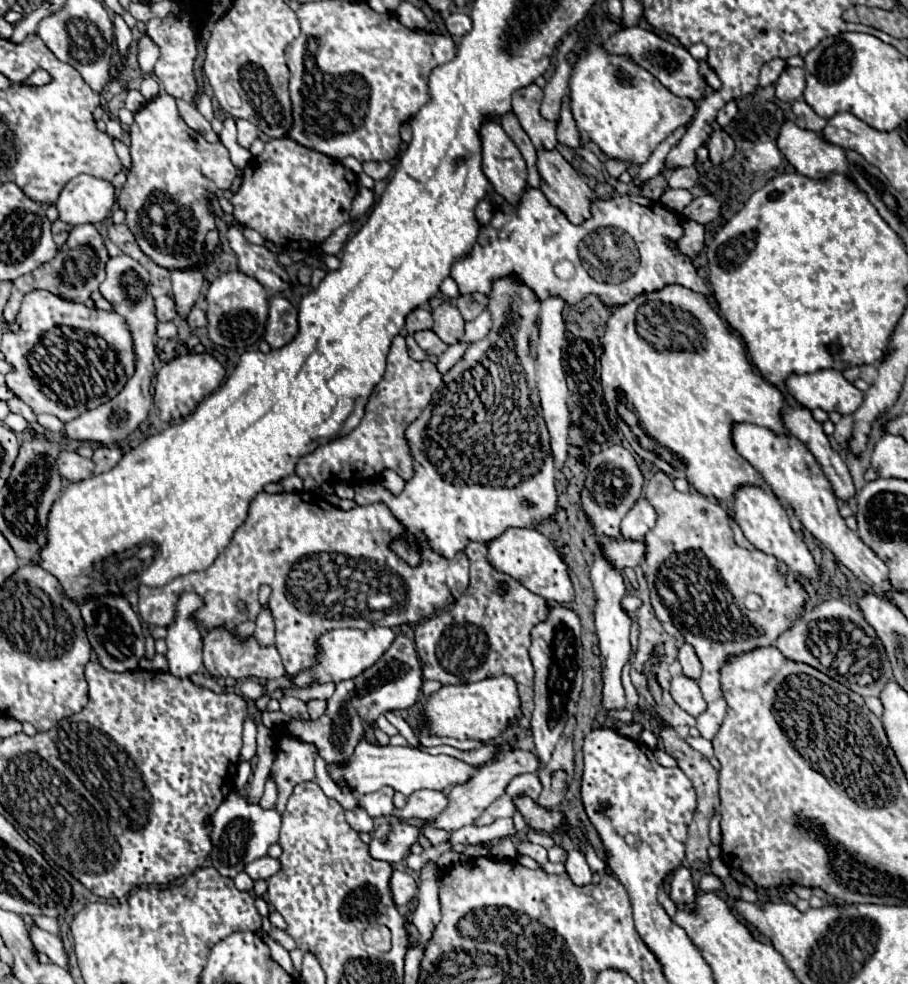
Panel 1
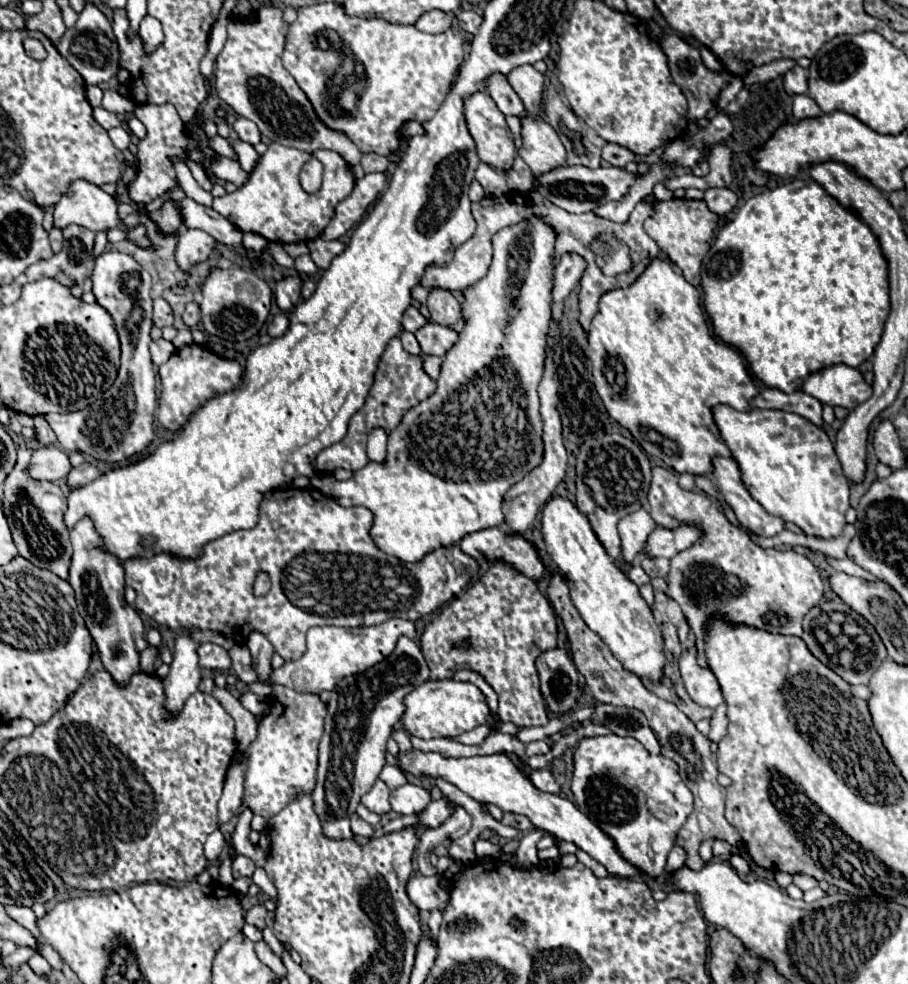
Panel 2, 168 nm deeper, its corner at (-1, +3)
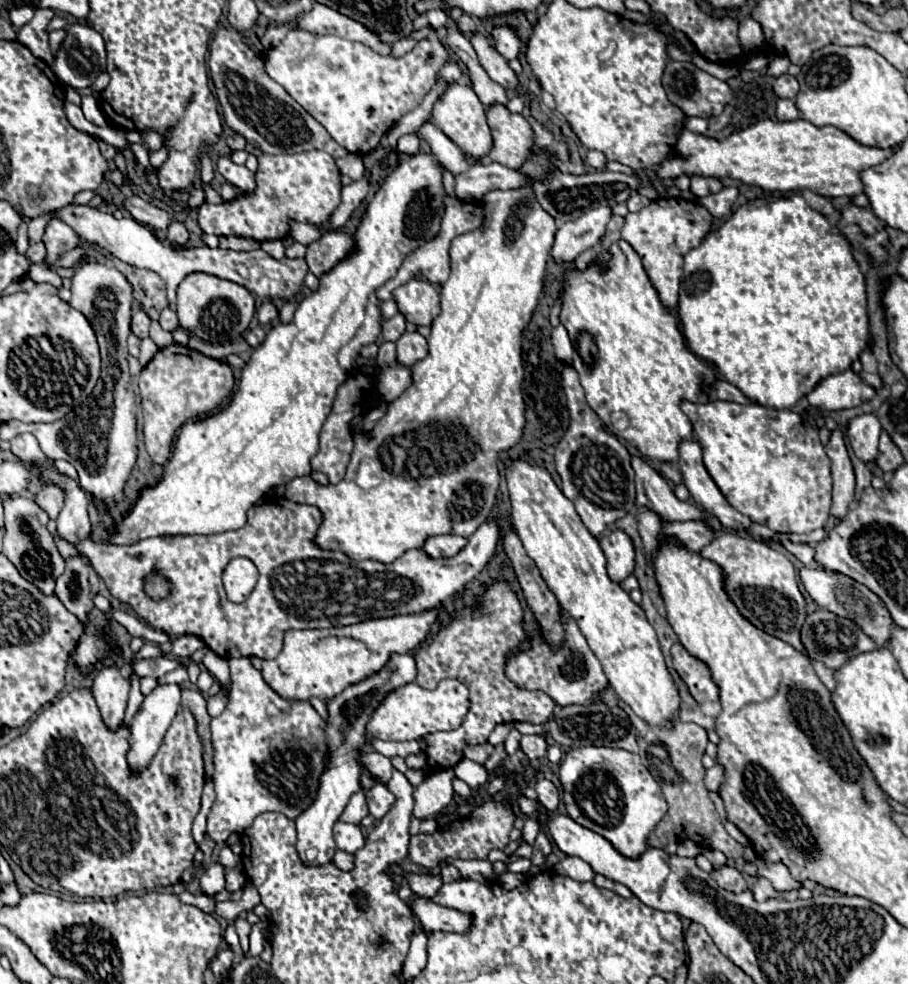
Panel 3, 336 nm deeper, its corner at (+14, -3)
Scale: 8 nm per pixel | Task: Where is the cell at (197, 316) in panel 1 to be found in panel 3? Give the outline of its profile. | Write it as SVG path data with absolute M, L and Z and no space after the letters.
M163 309L161 311L161 317L159 317L159 325L163 327L163 331L173 331L175 327L179 327L177 313L171 311L171 309Z

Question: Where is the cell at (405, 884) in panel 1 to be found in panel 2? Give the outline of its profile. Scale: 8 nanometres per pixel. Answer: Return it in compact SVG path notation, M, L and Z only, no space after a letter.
M412 875L406 885L406 893L410 901L420 911L432 911L436 907L444 907L448 903L448 893L438 887L438 877Z

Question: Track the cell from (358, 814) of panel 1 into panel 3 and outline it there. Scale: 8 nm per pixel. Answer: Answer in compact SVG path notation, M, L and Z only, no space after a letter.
M337 821L333 827L333 835L335 835L335 843L337 849L355 855L363 845L365 845L365 837L359 825L349 825L349 823L341 823Z

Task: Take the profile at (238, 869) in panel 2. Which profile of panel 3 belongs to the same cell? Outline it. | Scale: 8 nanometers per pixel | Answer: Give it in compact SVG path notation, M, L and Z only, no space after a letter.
M215 863L199 877L199 893L215 895L223 889L225 889L225 871L219 863Z

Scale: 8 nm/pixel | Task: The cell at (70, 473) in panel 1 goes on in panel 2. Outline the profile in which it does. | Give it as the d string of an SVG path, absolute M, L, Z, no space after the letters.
M46 445L34 451L32 455L32 477L34 479L48 479L58 481L66 479L72 469L68 453L54 445Z

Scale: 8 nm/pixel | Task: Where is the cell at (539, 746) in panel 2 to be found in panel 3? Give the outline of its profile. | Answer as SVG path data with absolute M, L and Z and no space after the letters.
M523 735L523 739L521 739L521 751L527 755L527 759L533 765L541 757L545 757L545 753L547 753L547 741L543 737L539 737L539 735Z

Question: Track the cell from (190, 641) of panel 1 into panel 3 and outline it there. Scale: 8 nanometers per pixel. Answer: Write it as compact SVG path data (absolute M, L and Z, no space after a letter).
M159 685L153 689L151 695L145 697L145 701L137 709L131 723L131 739L129 739L129 751L127 751L127 763L129 763L131 773L139 775L149 767L179 707L181 707L181 689L177 685Z

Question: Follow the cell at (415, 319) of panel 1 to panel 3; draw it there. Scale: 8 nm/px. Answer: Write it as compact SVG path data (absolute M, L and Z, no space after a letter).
M397 313L395 317L391 317L389 321L383 323L385 341L397 341L403 333L405 333L405 317L401 313Z

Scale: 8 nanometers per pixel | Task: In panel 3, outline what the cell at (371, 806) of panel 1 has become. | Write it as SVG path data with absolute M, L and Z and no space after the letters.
M359 791L359 793L355 793L355 795L349 799L349 803L347 803L347 807L343 809L339 821L359 825L361 819L363 819L367 813L369 813L369 811L367 811L367 805L365 805L365 793Z

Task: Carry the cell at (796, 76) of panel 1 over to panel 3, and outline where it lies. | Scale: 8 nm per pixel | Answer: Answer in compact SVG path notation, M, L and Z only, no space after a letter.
M781 75L775 79L773 91L777 93L777 97L785 97L785 99L795 99L795 95L799 93L799 83L795 77L791 75Z

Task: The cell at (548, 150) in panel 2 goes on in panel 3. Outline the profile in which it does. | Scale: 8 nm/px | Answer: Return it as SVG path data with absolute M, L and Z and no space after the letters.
M493 103L487 107L487 123L493 135L491 151L489 155L479 159L465 153L467 163L501 163L509 169L519 169L533 149L531 125L519 113L511 113L501 103Z

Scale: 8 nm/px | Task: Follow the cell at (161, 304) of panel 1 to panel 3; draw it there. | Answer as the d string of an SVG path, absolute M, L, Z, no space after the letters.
M135 311L133 319L131 319L131 331L139 339L145 339L145 337L149 337L149 323L151 323L151 319L147 317L145 311Z

